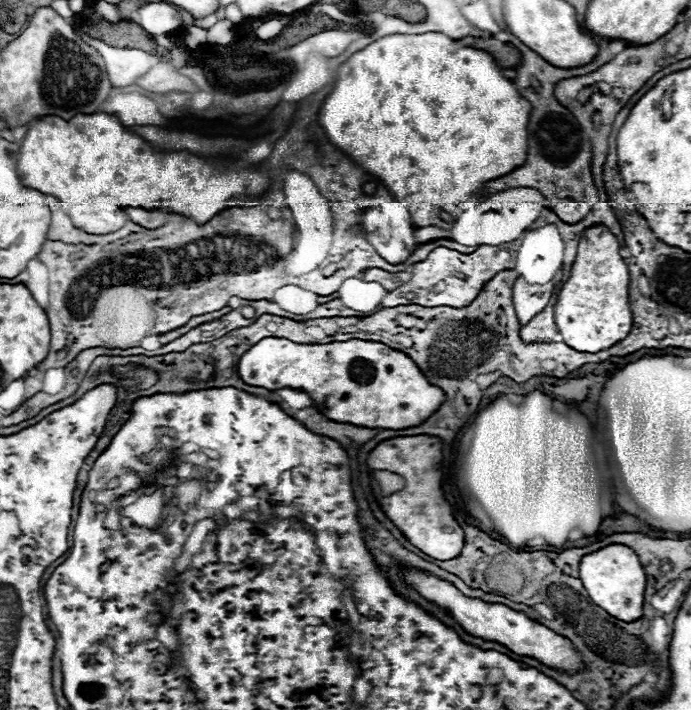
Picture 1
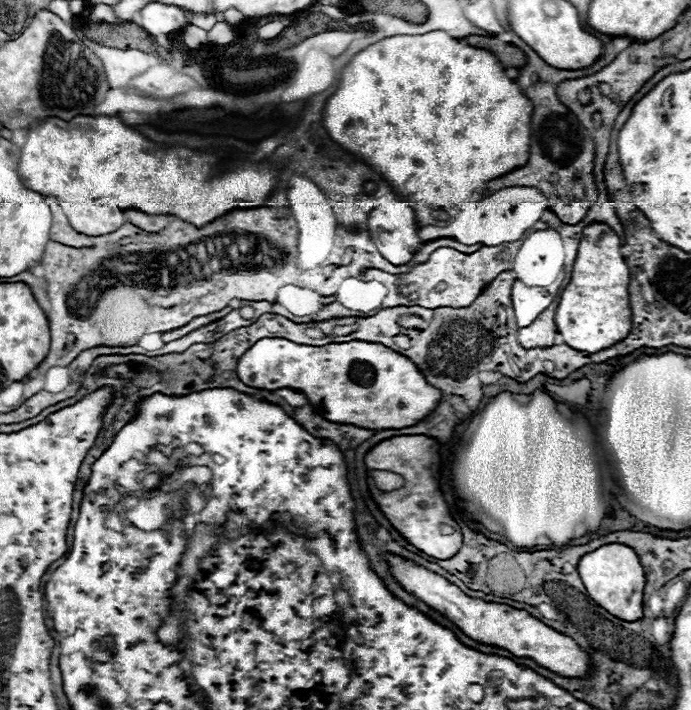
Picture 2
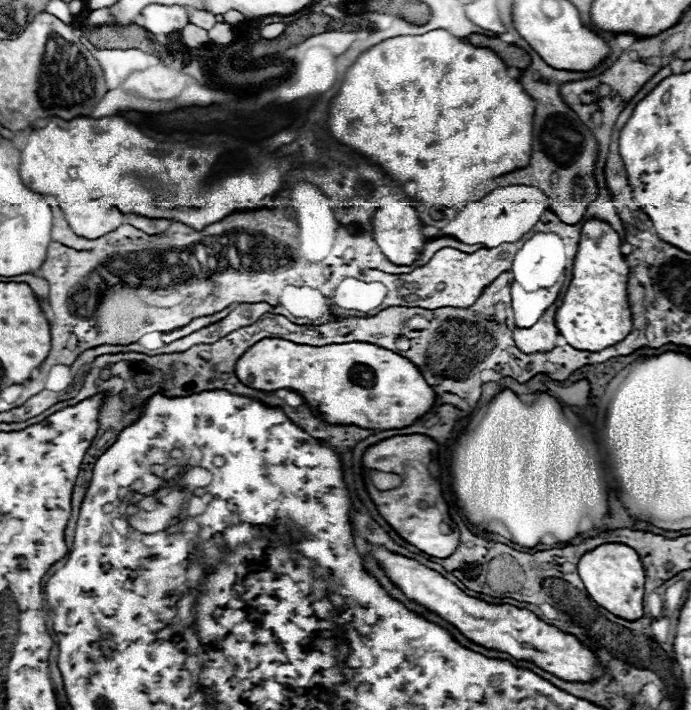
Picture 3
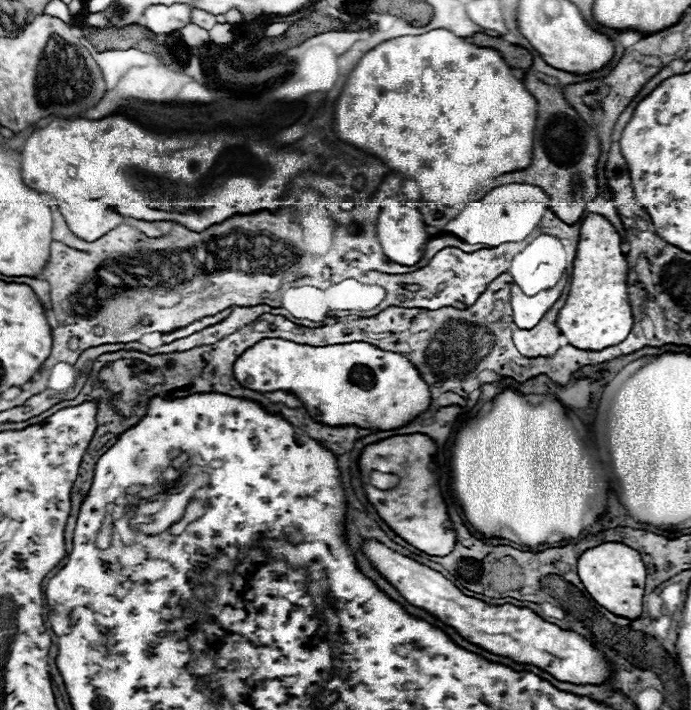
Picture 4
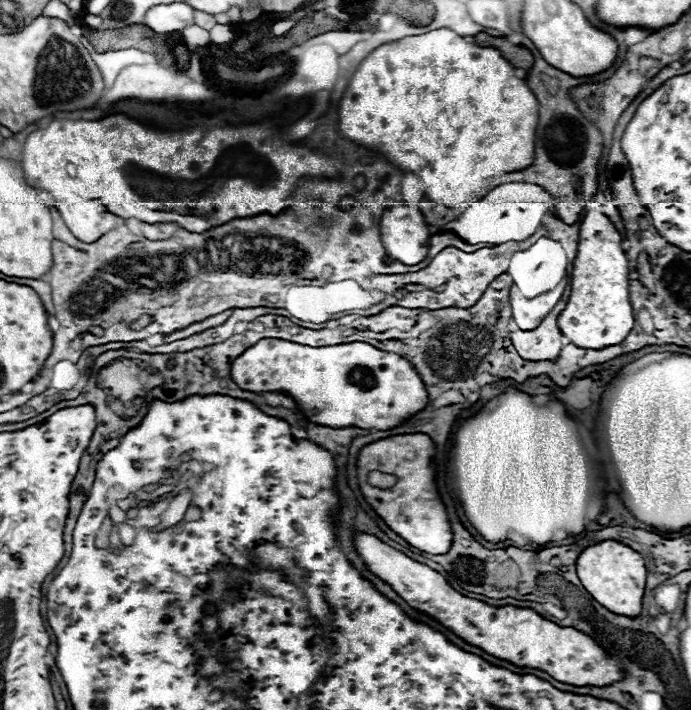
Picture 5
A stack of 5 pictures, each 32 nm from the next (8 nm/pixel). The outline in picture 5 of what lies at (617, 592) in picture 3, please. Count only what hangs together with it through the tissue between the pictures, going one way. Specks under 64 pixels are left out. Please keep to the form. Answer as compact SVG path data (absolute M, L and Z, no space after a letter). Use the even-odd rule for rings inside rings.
M602 540L584 548L576 560L576 572L582 586L592 594L592 598L608 608L610 612L622 616L638 616L642 610L642 596L646 586L646 566L644 558L618 540Z

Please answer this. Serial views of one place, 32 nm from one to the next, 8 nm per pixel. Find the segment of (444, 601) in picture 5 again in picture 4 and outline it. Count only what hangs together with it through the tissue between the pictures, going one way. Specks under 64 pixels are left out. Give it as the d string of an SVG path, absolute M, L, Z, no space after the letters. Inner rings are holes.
M366 538L362 552L374 570L384 576L412 606L422 608L442 620L446 626L454 628L464 640L476 644L496 656L510 658L516 664L530 664L560 682L570 684L604 684L612 678L612 664L604 660L602 652L574 630L562 630L556 624L542 620L530 608L518 608L512 604L492 606L482 600L464 596L450 580L440 572L380 544L378 540Z

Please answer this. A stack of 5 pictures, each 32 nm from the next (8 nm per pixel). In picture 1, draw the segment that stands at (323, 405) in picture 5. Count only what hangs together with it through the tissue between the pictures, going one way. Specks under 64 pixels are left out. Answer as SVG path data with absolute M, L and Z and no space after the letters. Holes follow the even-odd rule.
M264 338L240 358L238 376L248 386L258 386L266 390L278 388L302 390L312 398L314 408L328 420L348 422L364 428L390 428L390 430L410 428L422 424L444 402L444 392L426 382L424 374L420 372L420 368L416 368L412 358L380 342L368 340L296 344L286 338ZM366 378L390 384L364 386Z

